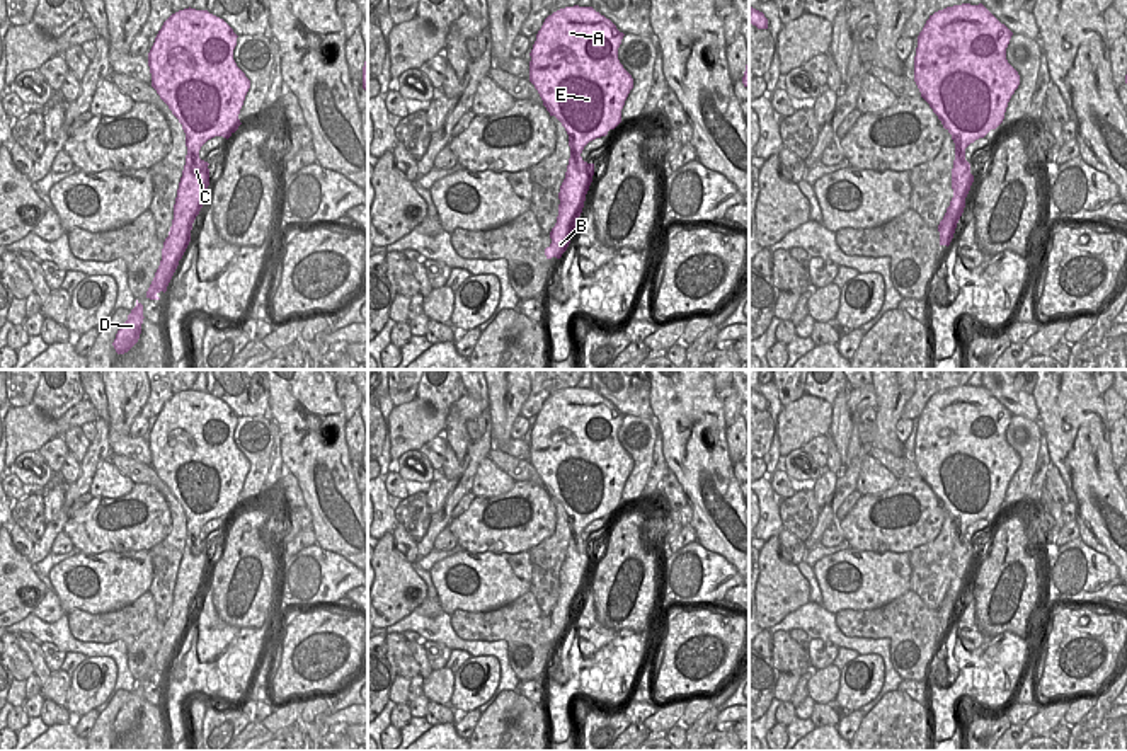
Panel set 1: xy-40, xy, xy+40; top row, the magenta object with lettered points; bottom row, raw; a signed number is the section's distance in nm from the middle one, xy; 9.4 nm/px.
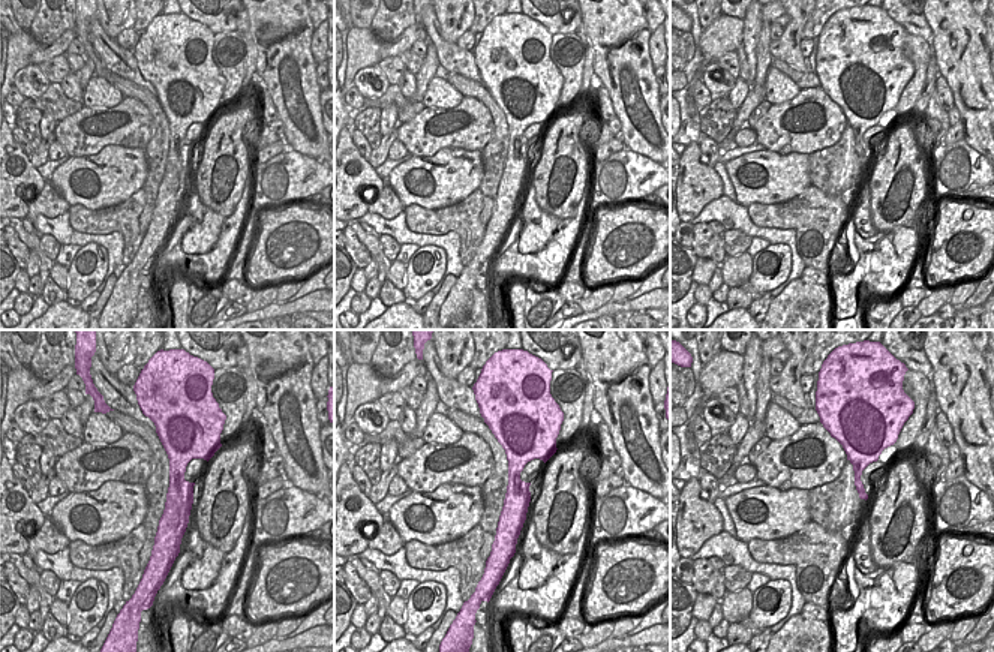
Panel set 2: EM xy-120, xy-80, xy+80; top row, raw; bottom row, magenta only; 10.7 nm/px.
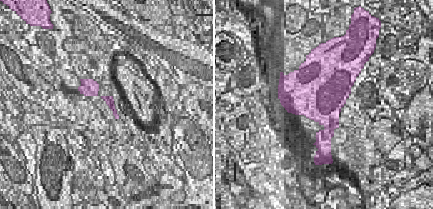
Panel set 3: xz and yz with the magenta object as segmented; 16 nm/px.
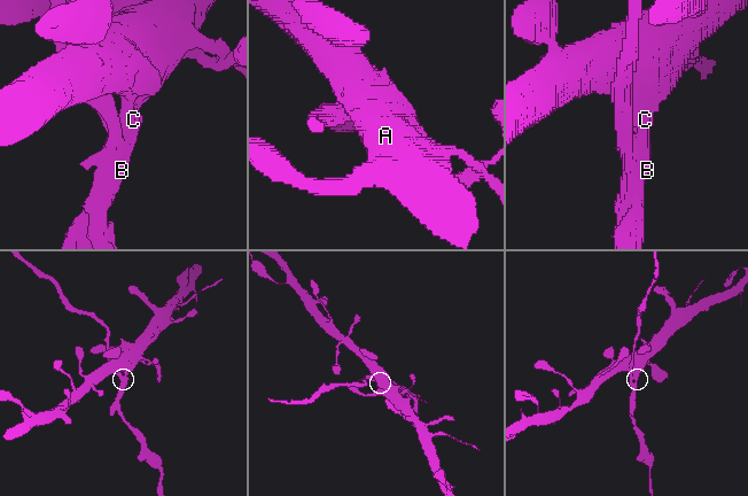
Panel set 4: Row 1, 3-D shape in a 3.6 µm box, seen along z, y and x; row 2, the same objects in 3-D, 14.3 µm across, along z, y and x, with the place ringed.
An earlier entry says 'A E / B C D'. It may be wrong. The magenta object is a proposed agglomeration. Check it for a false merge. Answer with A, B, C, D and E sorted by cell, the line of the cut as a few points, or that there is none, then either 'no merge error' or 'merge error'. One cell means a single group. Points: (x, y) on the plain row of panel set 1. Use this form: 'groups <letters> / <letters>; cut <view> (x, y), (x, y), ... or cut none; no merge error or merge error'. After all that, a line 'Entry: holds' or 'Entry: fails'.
groups A E / B C D; cut xy+40 (955, 528), (955, 533), (964, 538); merge error
Entry: holds

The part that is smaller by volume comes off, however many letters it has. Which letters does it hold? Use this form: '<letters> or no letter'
B, C, D

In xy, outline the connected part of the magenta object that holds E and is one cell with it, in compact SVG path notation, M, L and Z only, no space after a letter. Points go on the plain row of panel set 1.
M565 388L548 397L529 434L529 463L543 487L569 516L570 538L621 504L621 490L633 470L632 456L618 441L623 414L592 388Z

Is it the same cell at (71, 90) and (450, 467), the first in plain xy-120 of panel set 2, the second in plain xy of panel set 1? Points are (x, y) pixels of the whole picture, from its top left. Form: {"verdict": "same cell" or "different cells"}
{"verdict": "same cell"}

